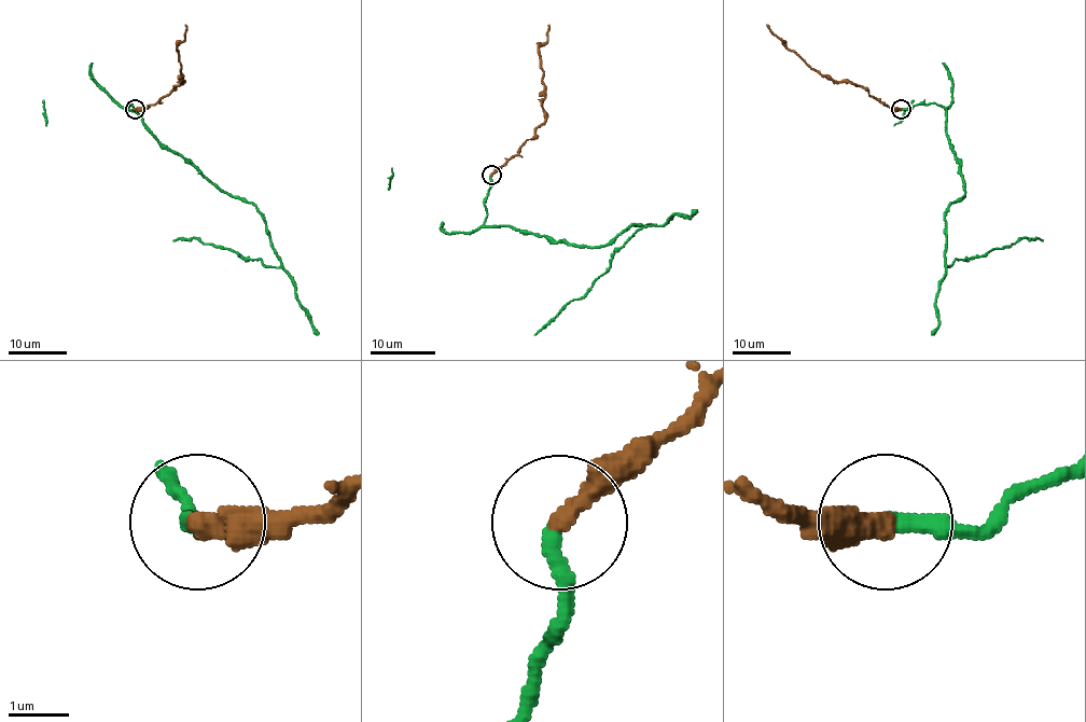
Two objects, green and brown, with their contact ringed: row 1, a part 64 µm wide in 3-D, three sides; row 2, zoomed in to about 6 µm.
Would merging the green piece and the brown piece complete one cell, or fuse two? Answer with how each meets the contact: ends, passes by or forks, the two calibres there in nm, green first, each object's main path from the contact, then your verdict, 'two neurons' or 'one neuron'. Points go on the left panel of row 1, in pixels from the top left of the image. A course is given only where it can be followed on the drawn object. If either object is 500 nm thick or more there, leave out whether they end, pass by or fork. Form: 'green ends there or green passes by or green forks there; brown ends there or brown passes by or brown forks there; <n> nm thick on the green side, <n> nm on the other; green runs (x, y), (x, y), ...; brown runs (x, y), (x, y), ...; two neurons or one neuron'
green ends there; brown ends there; 280 nm thick on the green side, 360 nm on the other; green runs (135, 109), (161, 142), (221, 189), (251, 202), (280, 264), (267, 267), (197, 238), (172, 241); brown runs (135, 109), (147, 109), (183, 81), (180, 81), (183, 75), (177, 46), (184, 39), (185, 25); one neuron

